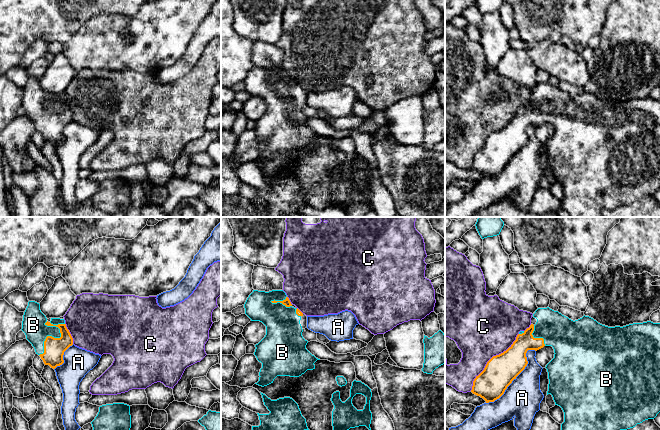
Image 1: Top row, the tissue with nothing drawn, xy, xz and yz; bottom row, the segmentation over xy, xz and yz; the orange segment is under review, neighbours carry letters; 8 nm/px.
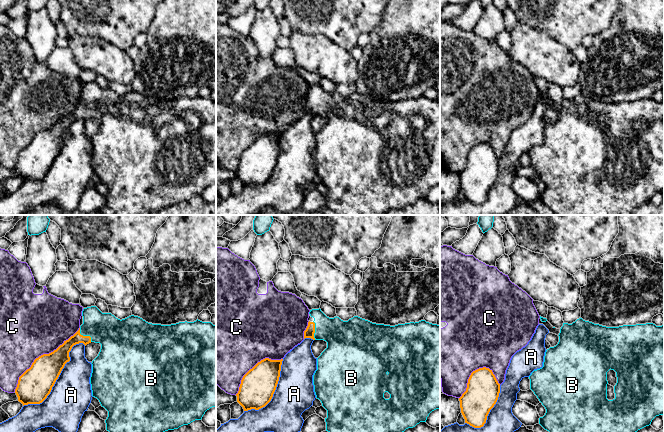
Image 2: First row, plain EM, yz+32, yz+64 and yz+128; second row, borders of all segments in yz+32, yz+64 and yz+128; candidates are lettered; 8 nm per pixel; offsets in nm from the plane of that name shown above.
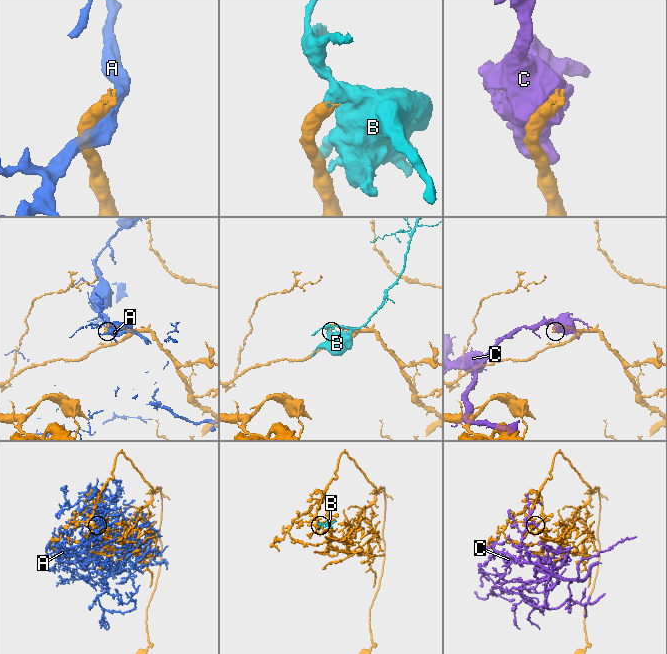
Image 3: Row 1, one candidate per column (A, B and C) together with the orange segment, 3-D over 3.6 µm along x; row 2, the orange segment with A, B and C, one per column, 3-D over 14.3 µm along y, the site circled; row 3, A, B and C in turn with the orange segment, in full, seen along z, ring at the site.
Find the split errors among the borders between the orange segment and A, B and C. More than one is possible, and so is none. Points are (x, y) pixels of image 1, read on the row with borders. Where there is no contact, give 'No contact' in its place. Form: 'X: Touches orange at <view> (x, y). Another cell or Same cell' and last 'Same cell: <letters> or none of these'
A: Touches orange at yz (516, 376). Another cell
B: Touches orange at xy (52, 337). Same cell
C: Touches orange at yz (490, 359). Another cell
Same cell: B

